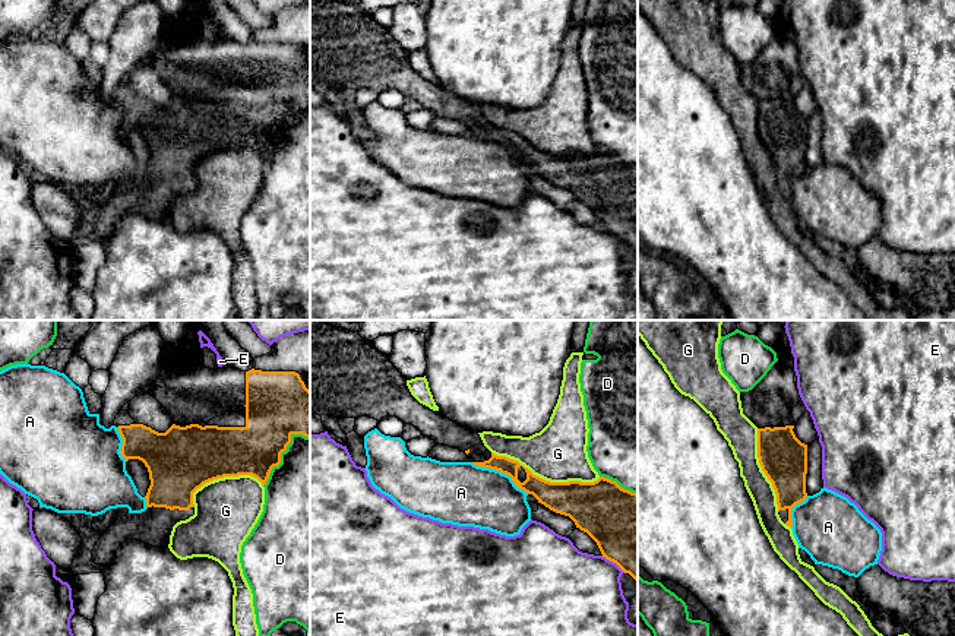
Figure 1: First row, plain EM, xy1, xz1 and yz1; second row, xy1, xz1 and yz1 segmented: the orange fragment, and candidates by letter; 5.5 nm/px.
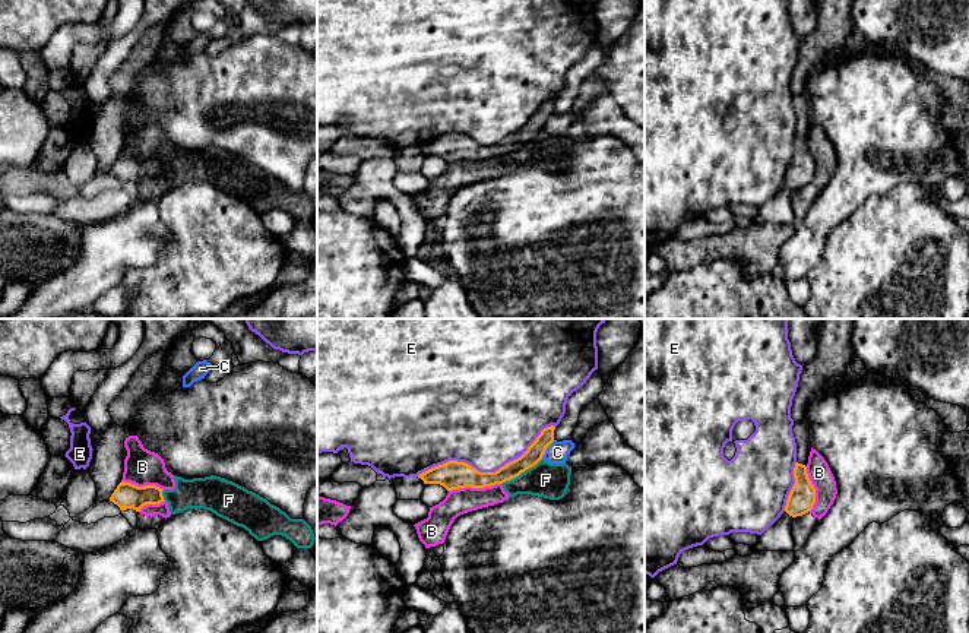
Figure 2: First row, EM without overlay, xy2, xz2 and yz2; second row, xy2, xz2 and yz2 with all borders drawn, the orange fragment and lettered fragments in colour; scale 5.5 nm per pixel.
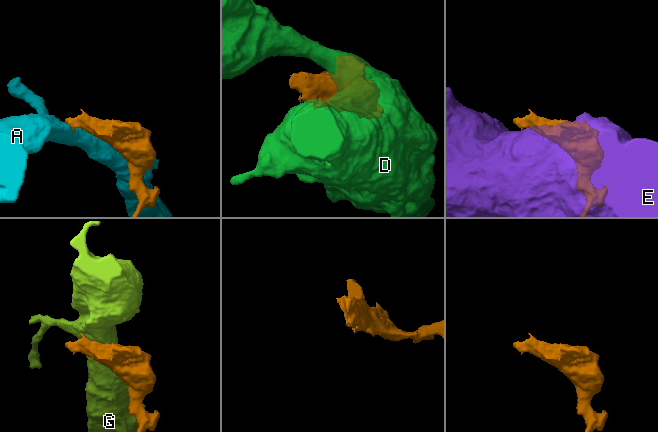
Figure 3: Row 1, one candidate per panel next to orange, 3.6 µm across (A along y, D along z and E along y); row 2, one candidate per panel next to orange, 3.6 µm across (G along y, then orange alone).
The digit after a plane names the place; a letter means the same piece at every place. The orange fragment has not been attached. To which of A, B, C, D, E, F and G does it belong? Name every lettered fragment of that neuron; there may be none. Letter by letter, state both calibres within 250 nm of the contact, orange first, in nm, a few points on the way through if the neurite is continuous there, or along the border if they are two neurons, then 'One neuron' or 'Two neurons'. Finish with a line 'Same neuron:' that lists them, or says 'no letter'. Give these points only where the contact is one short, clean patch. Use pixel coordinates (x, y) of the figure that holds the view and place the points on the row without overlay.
A: Thickness 110 nm (orange) against 360 nm. Two neurons
B: Thickness 160 nm (orange) against 140 nm. Boundary: xz2 (500, 155), (483, 160), (459, 160), (449, 164). Two neurons
C: Thickness 90 nm (orange) against 120 nm. Two neurons
D: Thickness 340 nm (orange) against 420 nm. Two neurons
E: Thickness 160 nm (orange) against 460 nm. Two neurons
F: Thickness 100 nm (orange) against 190 nm. Boundary: xz2 (541, 130), (502, 157). Two neurons
G: Thickness 220 nm (orange) against 320 nm. Two neurons
Same neuron: no letter

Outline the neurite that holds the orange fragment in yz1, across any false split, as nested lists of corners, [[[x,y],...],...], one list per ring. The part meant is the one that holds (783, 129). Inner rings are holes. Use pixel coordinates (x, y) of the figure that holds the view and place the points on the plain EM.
[[[794,98],[758,101],[758,130],[762,143],[772,155],[777,167],[778,187],[787,199],[793,199],[791,183],[806,173],[807,117],[801,116]]]

